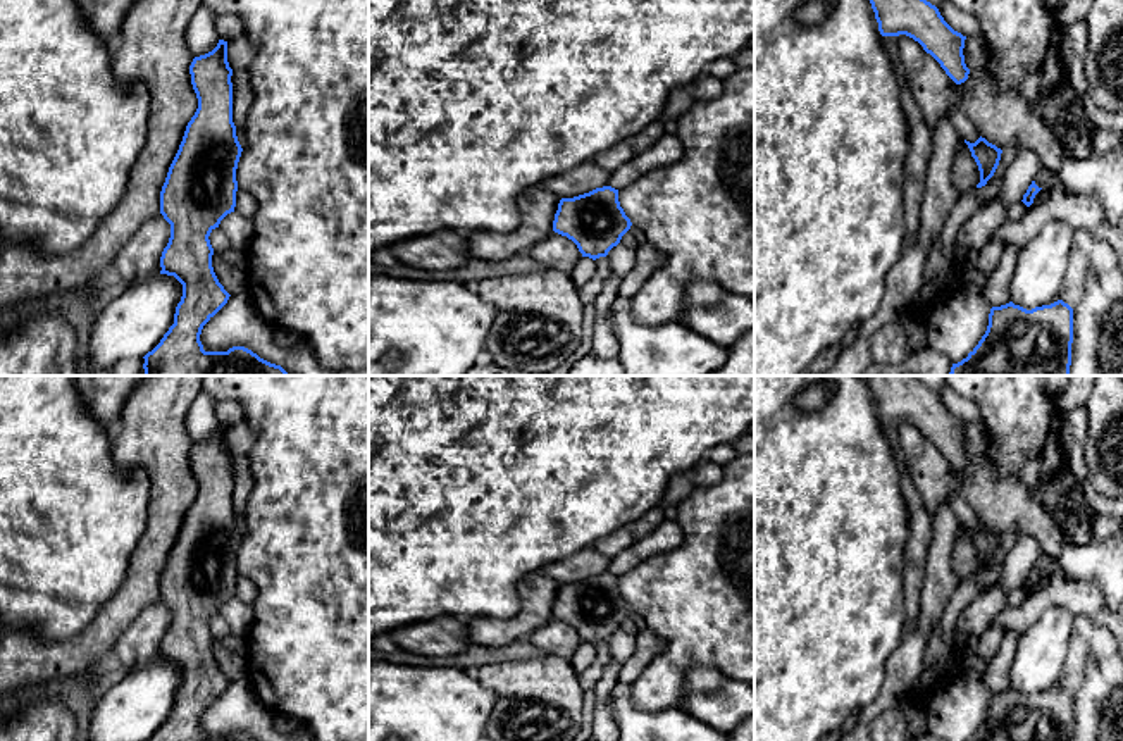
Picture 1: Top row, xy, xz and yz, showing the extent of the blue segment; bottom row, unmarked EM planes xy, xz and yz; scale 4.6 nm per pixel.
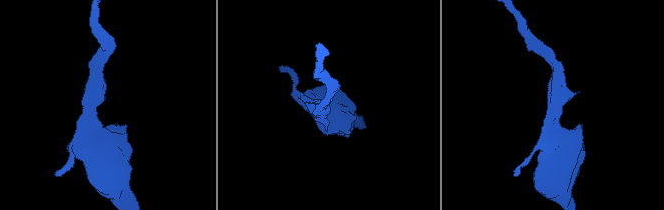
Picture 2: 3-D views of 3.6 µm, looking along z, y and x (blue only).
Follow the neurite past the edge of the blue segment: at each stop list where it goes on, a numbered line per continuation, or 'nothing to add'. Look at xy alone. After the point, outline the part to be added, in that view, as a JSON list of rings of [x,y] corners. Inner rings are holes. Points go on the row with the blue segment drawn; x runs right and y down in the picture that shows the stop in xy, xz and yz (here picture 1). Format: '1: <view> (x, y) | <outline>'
nothing to add

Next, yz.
1: yz (1046, 180) | [[[1040,169],[1035,176],[1035,184],[1042,190],[1054,190],[1054,188],[1061,188],[1061,179],[1058,171],[1051,172],[1047,169]]]

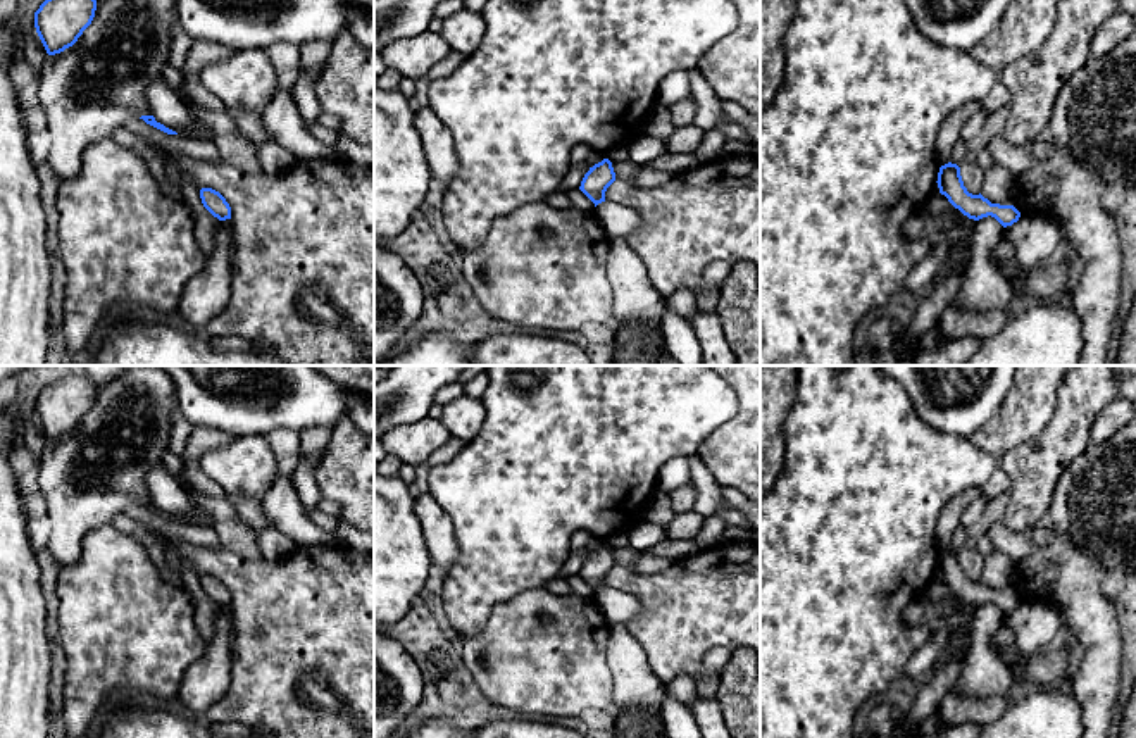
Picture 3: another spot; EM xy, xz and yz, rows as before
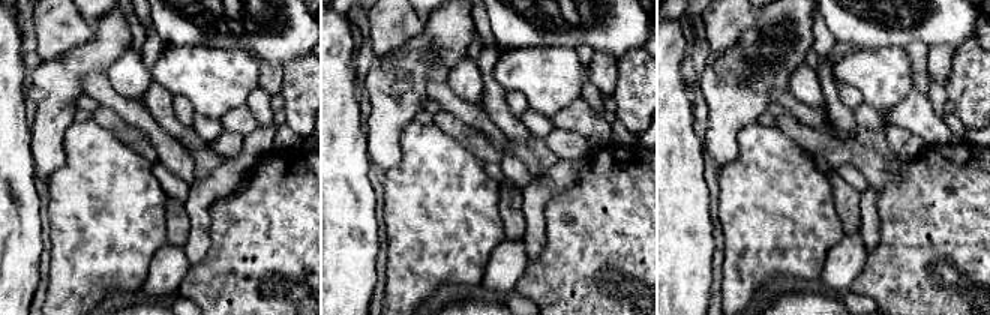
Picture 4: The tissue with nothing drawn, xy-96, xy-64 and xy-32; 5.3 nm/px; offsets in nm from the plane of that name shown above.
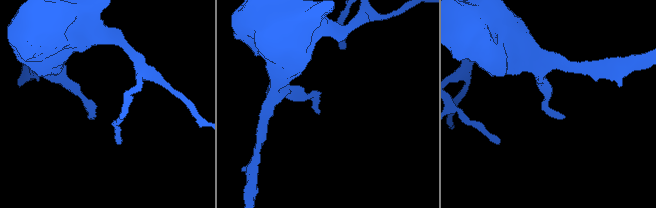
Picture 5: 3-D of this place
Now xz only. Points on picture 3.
nothing to add

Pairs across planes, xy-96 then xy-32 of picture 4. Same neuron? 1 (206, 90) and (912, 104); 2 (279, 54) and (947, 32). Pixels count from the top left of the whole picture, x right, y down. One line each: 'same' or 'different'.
1: different
2: same

